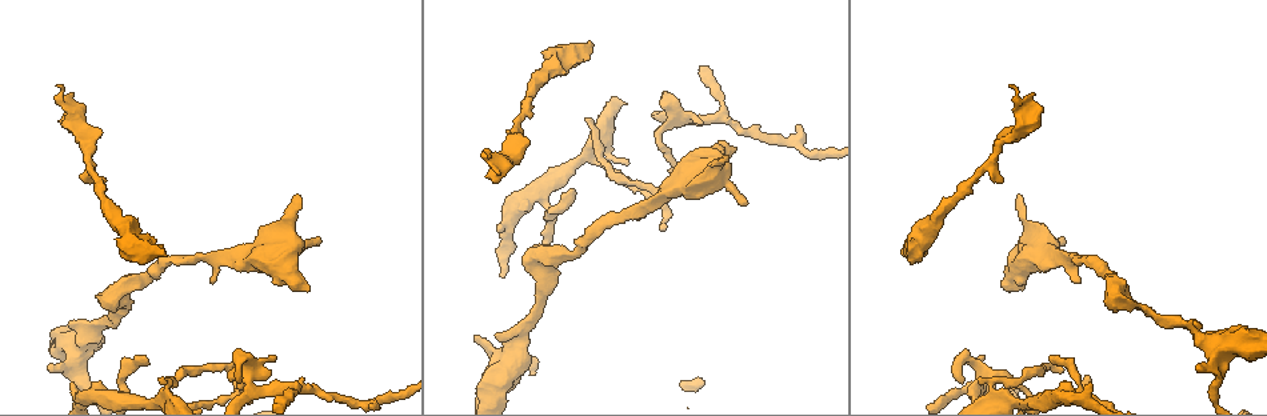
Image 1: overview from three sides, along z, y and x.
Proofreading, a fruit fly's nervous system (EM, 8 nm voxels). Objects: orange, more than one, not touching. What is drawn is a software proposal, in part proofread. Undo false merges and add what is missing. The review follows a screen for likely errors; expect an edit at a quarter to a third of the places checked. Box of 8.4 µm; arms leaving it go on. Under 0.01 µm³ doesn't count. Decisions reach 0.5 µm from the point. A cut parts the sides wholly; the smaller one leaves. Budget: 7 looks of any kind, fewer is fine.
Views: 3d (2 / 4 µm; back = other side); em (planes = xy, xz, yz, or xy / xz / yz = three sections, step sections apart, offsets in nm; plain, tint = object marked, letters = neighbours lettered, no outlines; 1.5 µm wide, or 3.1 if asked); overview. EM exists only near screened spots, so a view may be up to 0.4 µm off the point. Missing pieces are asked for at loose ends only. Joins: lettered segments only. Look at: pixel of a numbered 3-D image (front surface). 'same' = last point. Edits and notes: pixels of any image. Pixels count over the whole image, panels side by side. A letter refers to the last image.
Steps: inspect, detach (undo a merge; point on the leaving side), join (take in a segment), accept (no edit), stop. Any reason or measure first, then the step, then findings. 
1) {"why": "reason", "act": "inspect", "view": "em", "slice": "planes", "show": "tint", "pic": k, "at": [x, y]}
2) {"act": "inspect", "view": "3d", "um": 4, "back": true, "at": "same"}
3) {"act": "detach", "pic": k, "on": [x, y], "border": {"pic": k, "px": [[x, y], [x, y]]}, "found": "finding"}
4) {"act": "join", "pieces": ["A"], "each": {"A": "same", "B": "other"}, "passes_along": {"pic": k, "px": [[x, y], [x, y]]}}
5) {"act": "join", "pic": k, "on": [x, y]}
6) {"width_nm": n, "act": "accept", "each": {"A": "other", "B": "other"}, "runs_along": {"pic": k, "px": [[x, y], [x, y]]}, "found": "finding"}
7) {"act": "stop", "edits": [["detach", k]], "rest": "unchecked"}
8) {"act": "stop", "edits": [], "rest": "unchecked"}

{"why": "free end", "act": "inspect", "view": "em", "slice": "yz", "step": 8, "show": "letters", "pic": 1, "at": [1034, 92]}

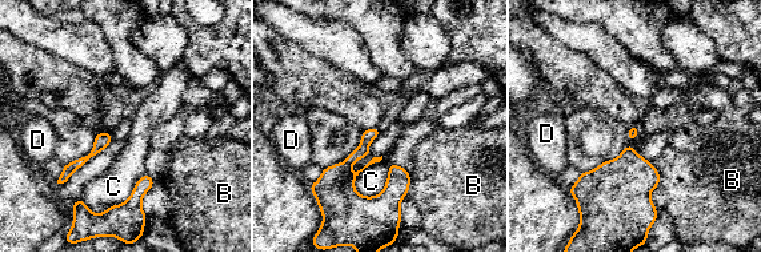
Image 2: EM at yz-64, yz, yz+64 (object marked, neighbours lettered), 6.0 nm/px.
{"act": "accept", "each": {"B": "other", "C": "other", "D": "other"}, "border": {"pic": 2, "px": [[392, 163], [380, 192], [355, 191]]}, "found": "no lettered segment goes on from it"}

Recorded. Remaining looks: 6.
{"why": "branch stops here", "act": "inspect", "view": "3d", "um": 4, "pic": 1, "at": [1195, 322]}

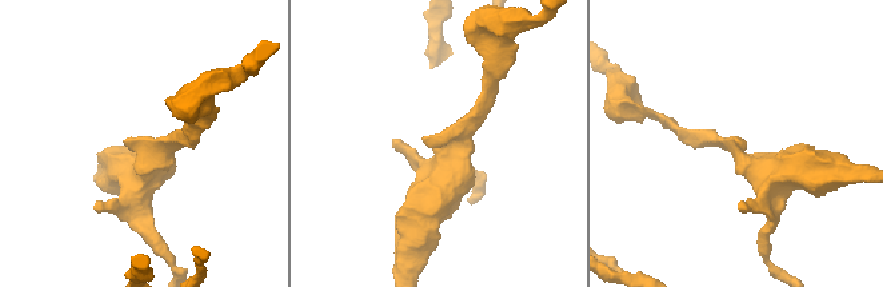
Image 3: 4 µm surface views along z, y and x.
{"why": "need the tissue", "act": "inspect", "view": "em", "slice": "xy", "step": 4, "show": "letters", "pic": 3, "at": [127, 138]}

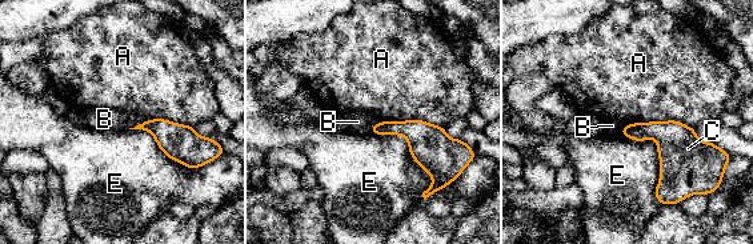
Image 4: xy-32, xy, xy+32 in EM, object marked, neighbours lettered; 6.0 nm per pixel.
{"act": "inspect", "view": "em", "slice": "planes", "show": "letters", "at": "same"}

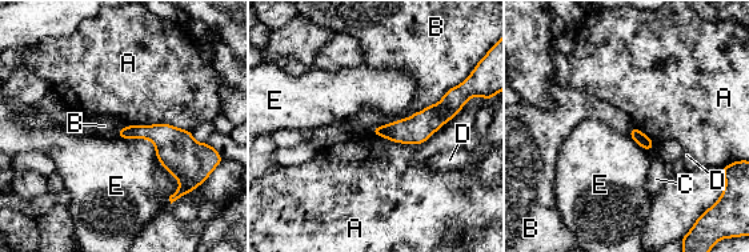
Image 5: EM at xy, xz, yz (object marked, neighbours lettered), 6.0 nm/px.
{"longest_contact_nm": ["B", 600], "act": "accept", "each": {"A": "other", "B": "other", "C": "other", "D": "other", "E": "other"}, "runs_along": {"pic": 5, "px": [[453, 108], [412, 131], [377, 131]]}, "found": "no lettered segment goes on from it"}

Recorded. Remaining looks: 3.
{"why": "thick end", "act": "inspect", "view": "3d", "um": 4, "pic": 1, "at": [309, 288]}

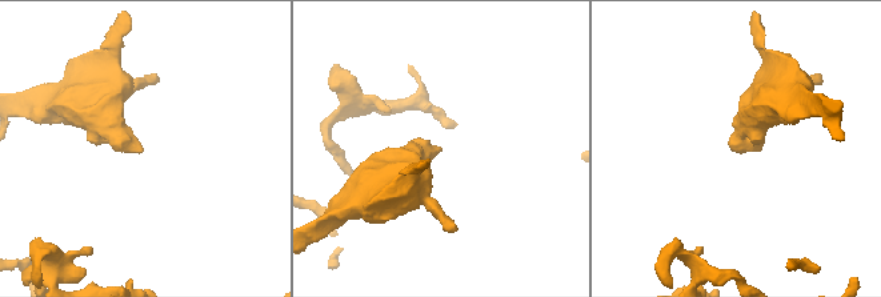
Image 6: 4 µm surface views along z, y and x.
{"why": "need the tissue", "act": "inspect", "view": "em", "slice": "planes", "show": "letters", "pic": 6, "at": [741, 152]}

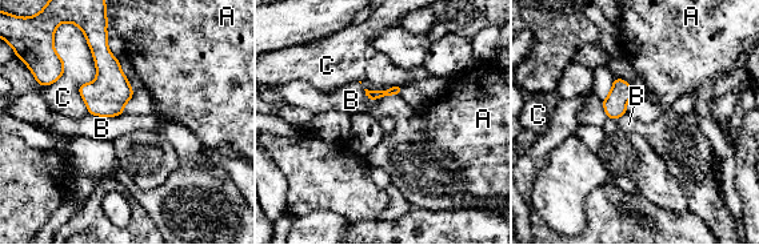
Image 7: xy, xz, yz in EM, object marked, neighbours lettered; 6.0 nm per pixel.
{"act": "accept", "each": {"A": "other", "B": "other", "C": "other"}, "border": {"pic": 7, "px": [[363, 89], [370, 100], [399, 93]]}, "found": "no lettered segment goes on from it"}

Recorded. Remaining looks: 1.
{"act": "stop", "edits": [], "rest": "unchecked"}

